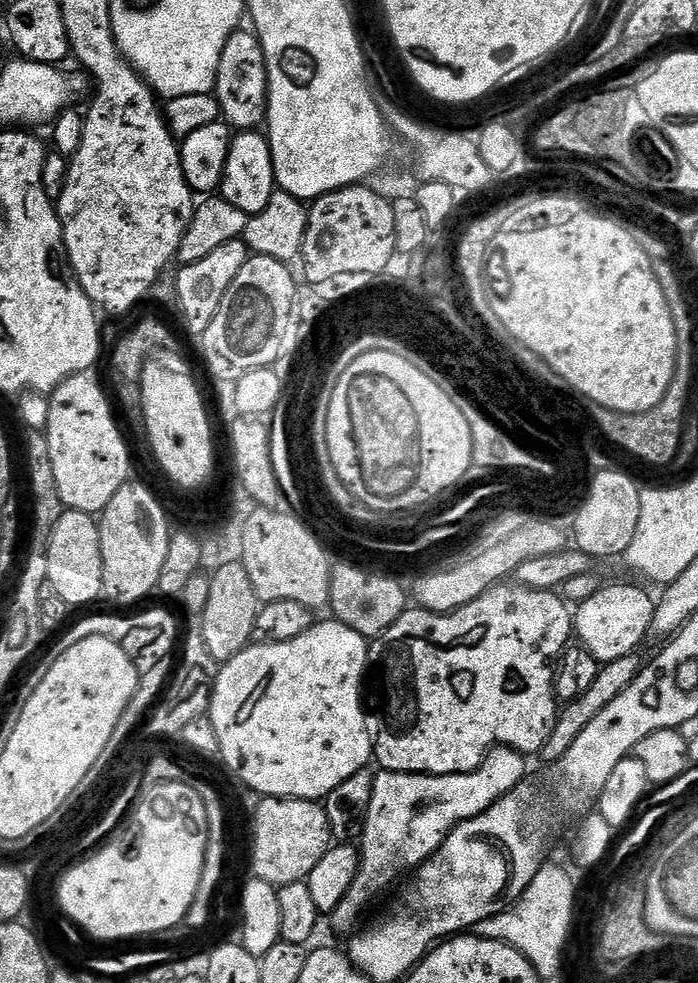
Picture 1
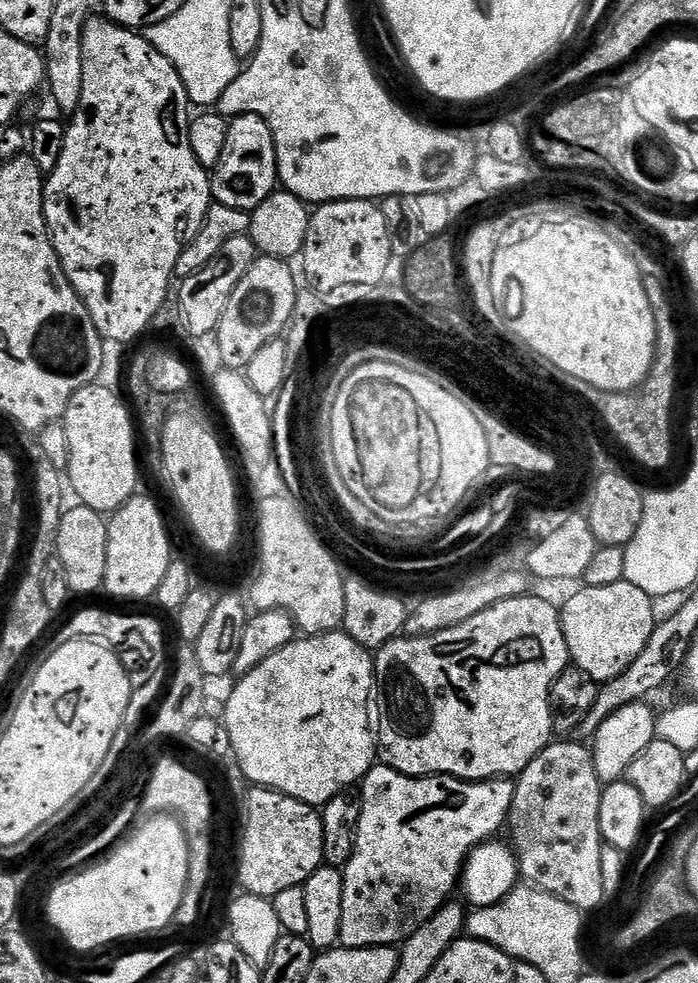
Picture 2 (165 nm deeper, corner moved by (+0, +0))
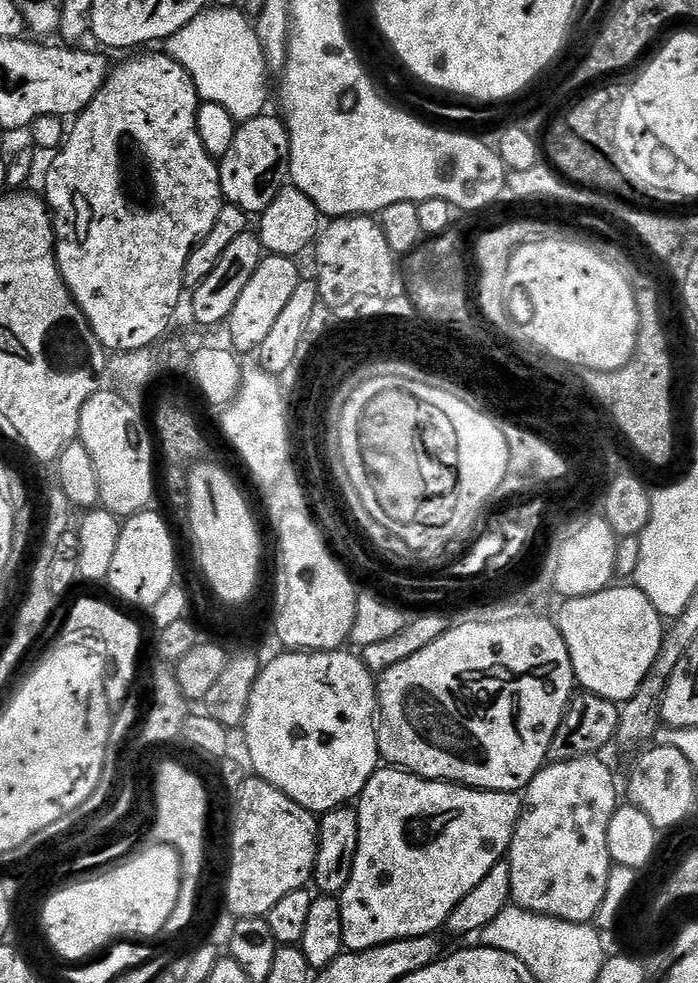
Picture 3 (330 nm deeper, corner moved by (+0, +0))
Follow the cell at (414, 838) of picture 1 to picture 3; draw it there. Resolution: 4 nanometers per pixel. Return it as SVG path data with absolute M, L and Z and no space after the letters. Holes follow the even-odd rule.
M391 766L381 767L366 782L364 791L358 797L358 850L354 854L354 866L350 870L350 882L346 882L344 891L338 899L342 910L342 938L344 947L349 952L365 952L395 940L409 940L415 936L431 936L439 933L447 925L450 914L494 866L501 863L508 855L508 847L514 838L516 823L520 817L521 797L514 792L482 792L479 788L466 788L463 784L450 784L447 780L423 780L413 772L406 772L403 768Z

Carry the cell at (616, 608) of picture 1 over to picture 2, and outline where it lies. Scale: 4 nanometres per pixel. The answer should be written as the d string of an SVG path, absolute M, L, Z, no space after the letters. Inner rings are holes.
M626 579L614 582L614 586L594 586L593 588L581 587L581 592L576 592L564 608L559 609L562 634L566 638L566 646L571 663L581 668L591 680L603 682L618 678L642 650L646 650L646 642L650 642L650 634L656 629L658 615L652 609L653 597L648 596L641 588L634 586Z

